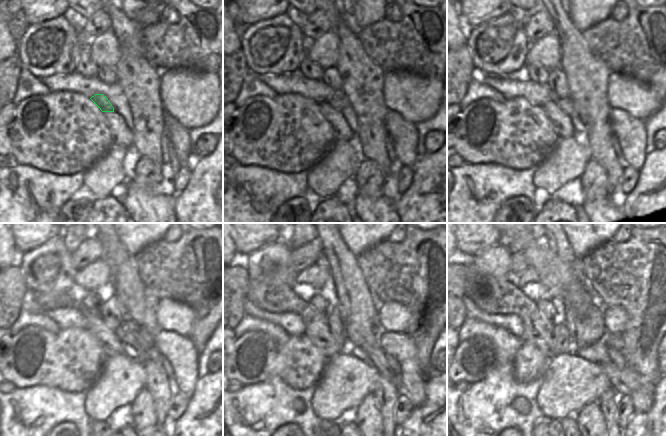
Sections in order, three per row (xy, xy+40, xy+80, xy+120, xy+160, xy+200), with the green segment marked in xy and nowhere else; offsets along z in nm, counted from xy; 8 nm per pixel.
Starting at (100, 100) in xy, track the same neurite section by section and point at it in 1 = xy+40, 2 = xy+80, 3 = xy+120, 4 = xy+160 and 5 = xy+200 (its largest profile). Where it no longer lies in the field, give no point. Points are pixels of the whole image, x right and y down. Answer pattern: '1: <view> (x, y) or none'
1: xy+40 (339, 100)
2: xy+80 (568, 105)
3: xy+120 (128, 332)
4: xy+160 (361, 334)
5: xy+200 (582, 331)

